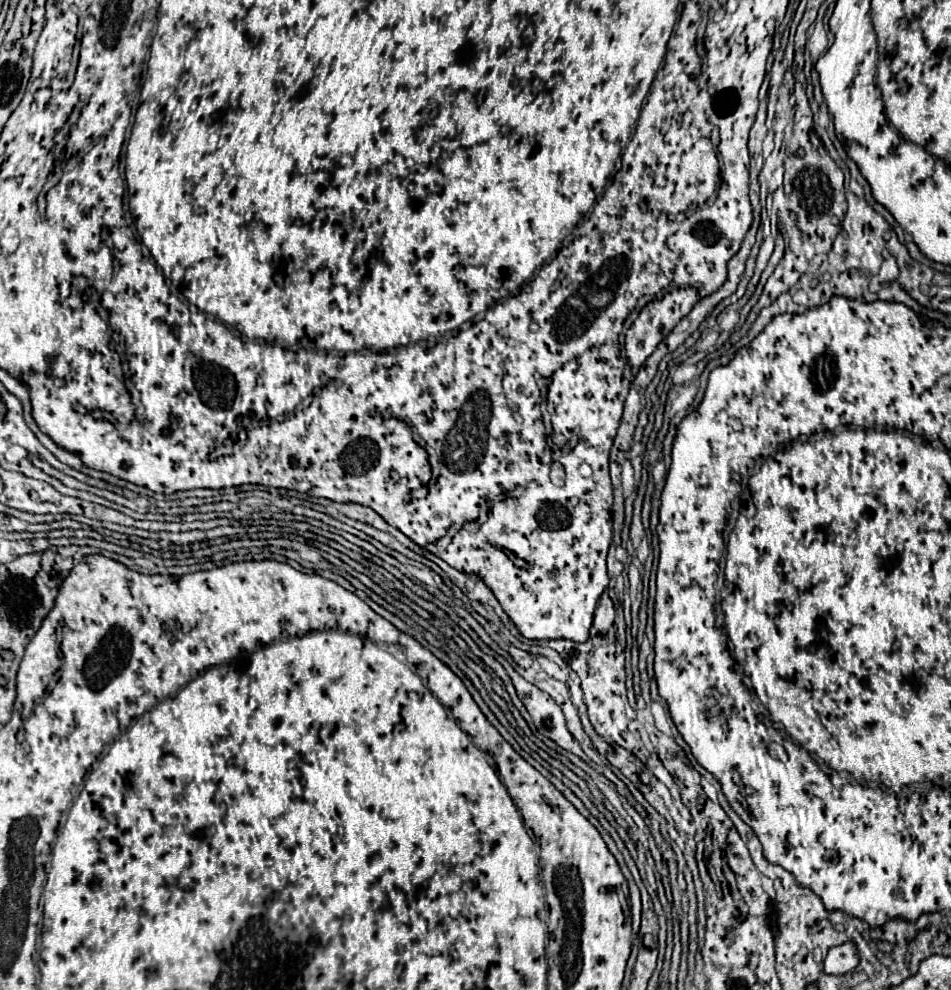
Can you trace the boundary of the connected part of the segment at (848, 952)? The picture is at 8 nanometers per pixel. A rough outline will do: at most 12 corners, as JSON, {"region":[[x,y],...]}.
{"region":[[854,944],[828,952],[824,974],[846,974],[858,966]]}

